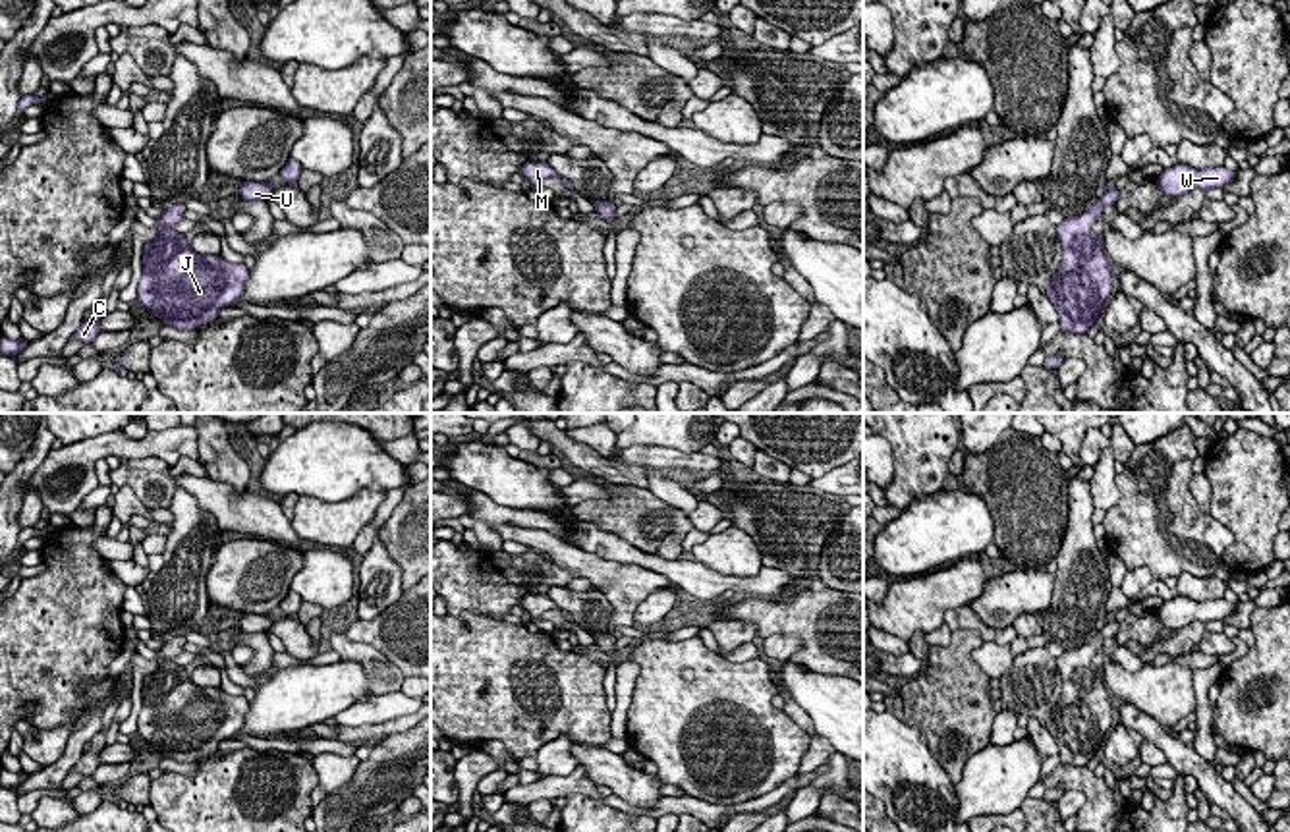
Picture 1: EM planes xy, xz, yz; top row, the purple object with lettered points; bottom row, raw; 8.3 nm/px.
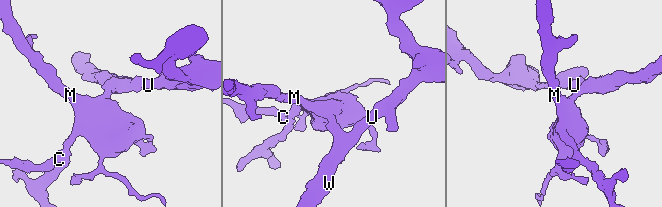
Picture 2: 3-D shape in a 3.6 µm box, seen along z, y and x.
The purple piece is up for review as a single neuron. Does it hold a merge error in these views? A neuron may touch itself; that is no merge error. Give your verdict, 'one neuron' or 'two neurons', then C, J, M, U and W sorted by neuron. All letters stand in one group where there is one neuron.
one neuron | C J M U W

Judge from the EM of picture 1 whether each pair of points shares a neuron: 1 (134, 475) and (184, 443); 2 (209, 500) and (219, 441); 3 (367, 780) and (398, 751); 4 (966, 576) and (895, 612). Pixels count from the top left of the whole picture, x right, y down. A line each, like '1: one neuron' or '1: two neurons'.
1: two neurons
2: two neurons
3: one neuron
4: one neuron

